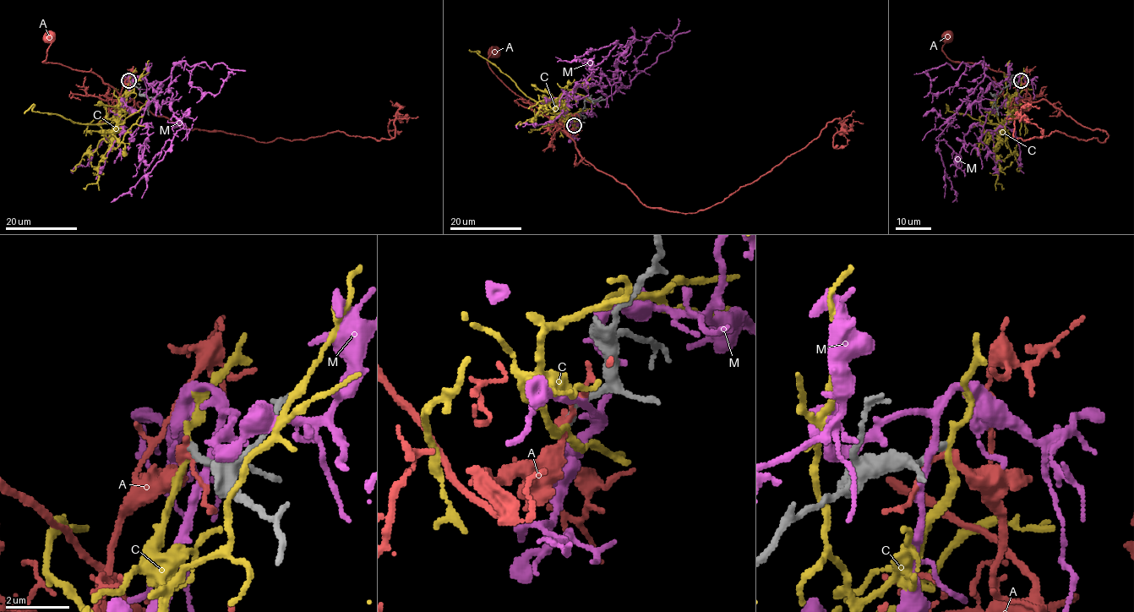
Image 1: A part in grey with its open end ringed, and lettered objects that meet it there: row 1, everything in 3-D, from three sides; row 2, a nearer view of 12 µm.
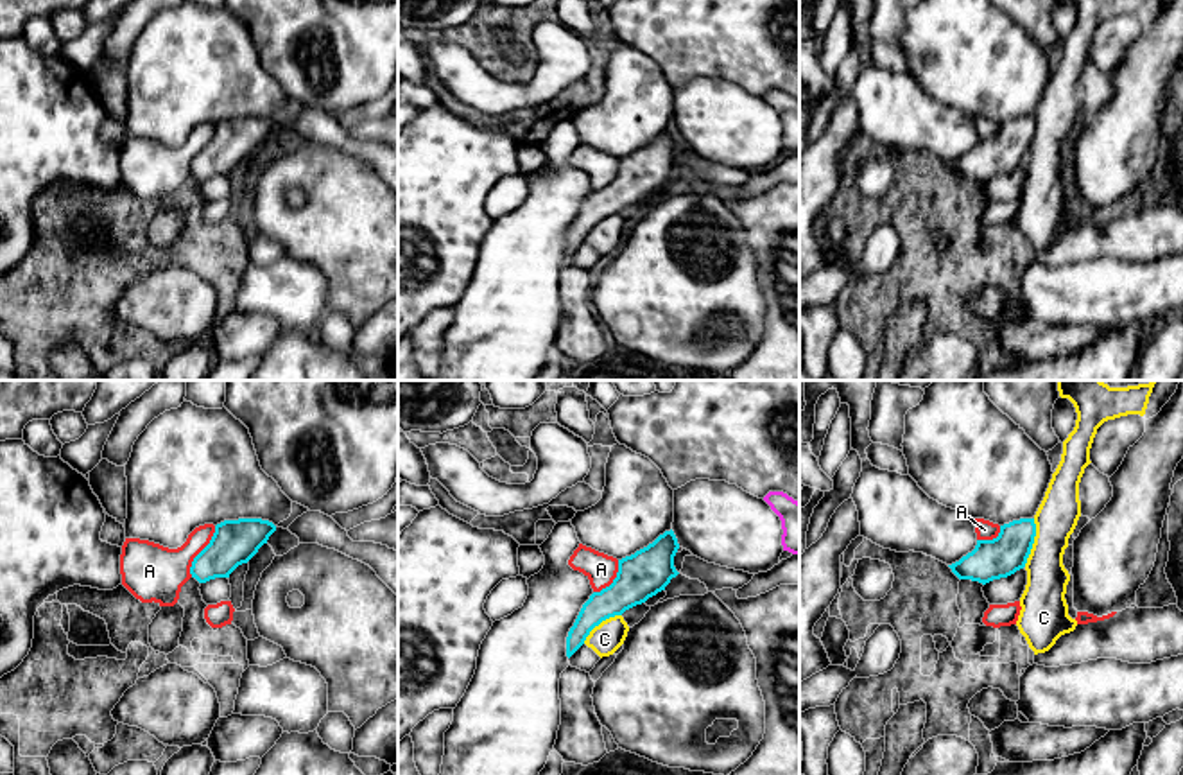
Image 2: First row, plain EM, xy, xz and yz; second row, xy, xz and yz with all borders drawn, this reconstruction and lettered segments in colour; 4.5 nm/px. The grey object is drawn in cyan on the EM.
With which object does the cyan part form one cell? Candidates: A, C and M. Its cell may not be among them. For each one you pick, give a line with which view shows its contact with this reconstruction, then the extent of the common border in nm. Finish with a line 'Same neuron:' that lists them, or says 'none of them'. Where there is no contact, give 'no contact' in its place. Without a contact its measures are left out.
Same neuron: none of them

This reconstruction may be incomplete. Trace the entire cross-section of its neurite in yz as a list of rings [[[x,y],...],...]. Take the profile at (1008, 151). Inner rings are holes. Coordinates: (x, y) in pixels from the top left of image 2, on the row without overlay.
[[[1020,117],[1000,124],[993,138],[977,138],[971,151],[948,163],[959,178],[982,183],[1007,176],[1023,167],[1036,135],[1034,117]]]

